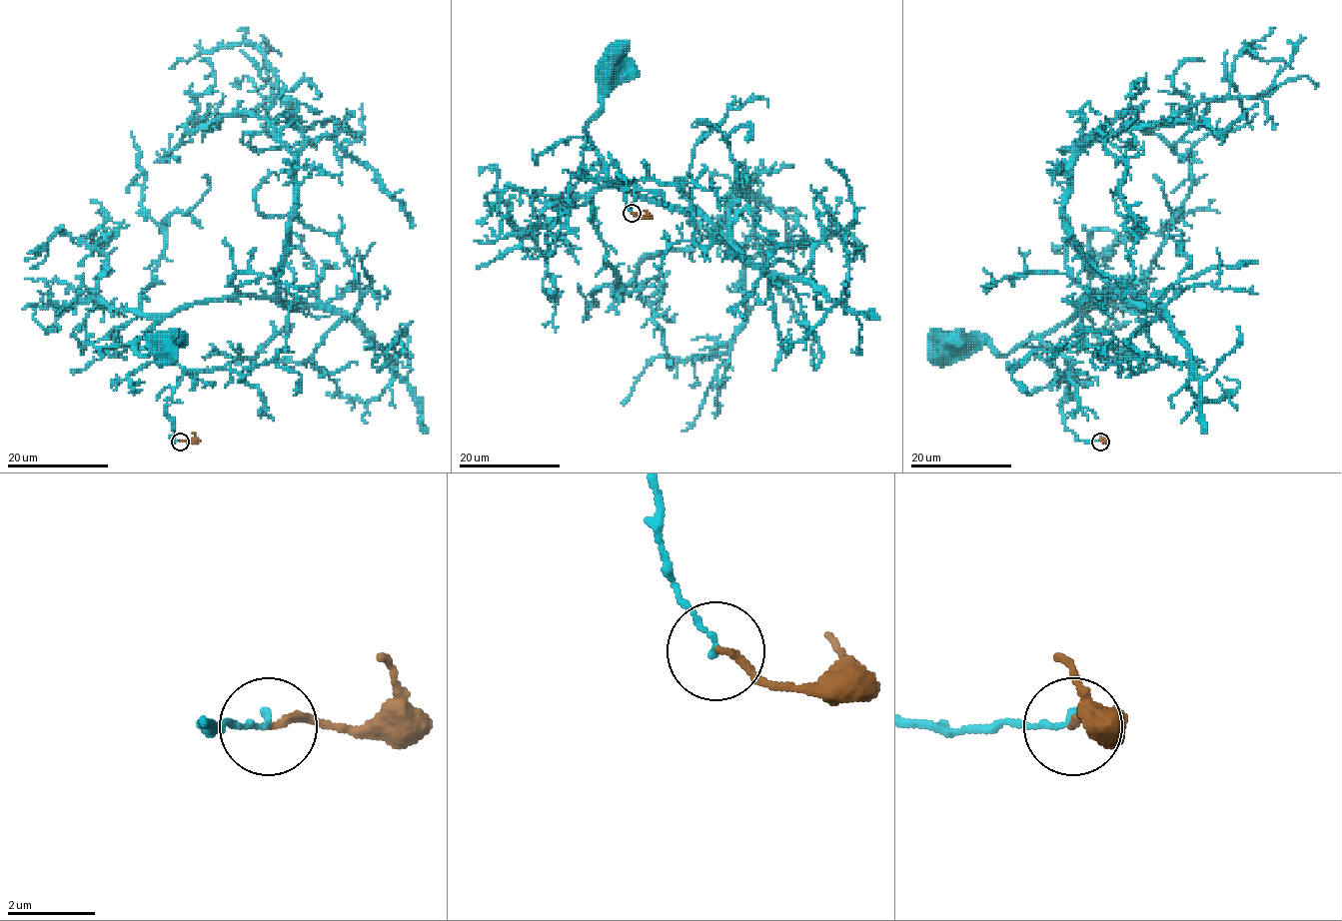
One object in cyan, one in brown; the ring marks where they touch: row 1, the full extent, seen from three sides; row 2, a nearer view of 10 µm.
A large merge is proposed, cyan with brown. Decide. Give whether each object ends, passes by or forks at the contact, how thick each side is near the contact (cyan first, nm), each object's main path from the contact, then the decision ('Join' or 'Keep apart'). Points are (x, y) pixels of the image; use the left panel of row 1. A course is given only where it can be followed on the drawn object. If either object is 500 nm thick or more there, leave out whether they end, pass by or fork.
At the ring cyan ends. At the ring brown ends. Thickness 140 nm (cyan) against 160 nm. Course of cyan: (180, 441), (173, 441), (166, 401), (184, 370), (145, 339), (135, 346), (146, 355), (151, 341), (162, 344). Course of brown: (180, 441), (192, 441), (193, 434). Keep apart

